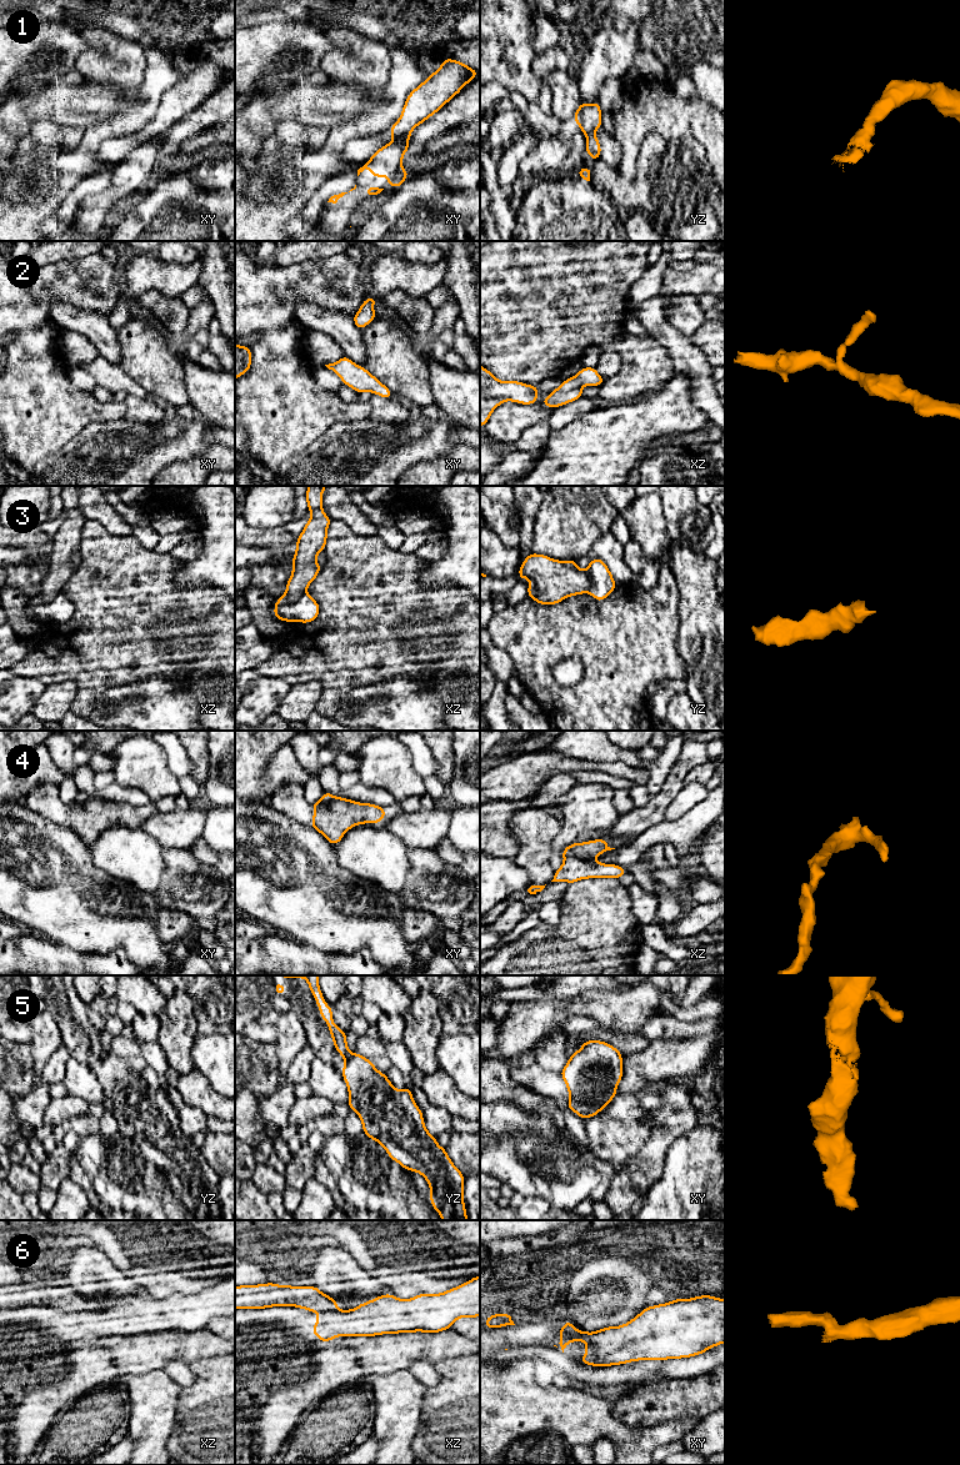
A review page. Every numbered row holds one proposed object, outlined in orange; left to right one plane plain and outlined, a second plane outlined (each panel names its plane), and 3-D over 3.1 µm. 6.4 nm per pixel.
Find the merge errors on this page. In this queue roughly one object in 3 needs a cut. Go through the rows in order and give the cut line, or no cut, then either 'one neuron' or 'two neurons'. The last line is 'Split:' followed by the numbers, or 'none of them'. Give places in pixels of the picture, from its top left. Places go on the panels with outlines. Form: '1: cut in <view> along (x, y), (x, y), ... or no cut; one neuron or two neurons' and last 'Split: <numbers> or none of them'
1: cut in xy along (410, 131), (394, 139); two neurons
2: no cut; one neuron
3: cut in xz along (305, 592), (293, 601), (280, 598), (275, 605); two neurons
4: cut in xz along (565, 857), (574, 856), (584, 861), (591, 861); two neurons
5: no cut; one neuron
6: cut in xz along (336, 1309), (319, 1313); two neurons
Split: 1, 3, 4, 6

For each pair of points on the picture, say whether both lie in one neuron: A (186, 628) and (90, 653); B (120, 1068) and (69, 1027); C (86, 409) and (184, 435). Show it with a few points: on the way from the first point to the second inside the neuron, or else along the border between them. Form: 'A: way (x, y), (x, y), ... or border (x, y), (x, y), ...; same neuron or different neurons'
A: way (163, 628), (146, 630), (123, 653), (114, 653); same neuron
B: way (105, 1065), (101, 1065), (76, 1042); same neuron
C: border (123, 419), (94, 422); different neurons

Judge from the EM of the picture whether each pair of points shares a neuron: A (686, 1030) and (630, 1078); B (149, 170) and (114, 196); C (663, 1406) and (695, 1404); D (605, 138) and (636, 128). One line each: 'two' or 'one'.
A: two
B: one
C: one
D: two

